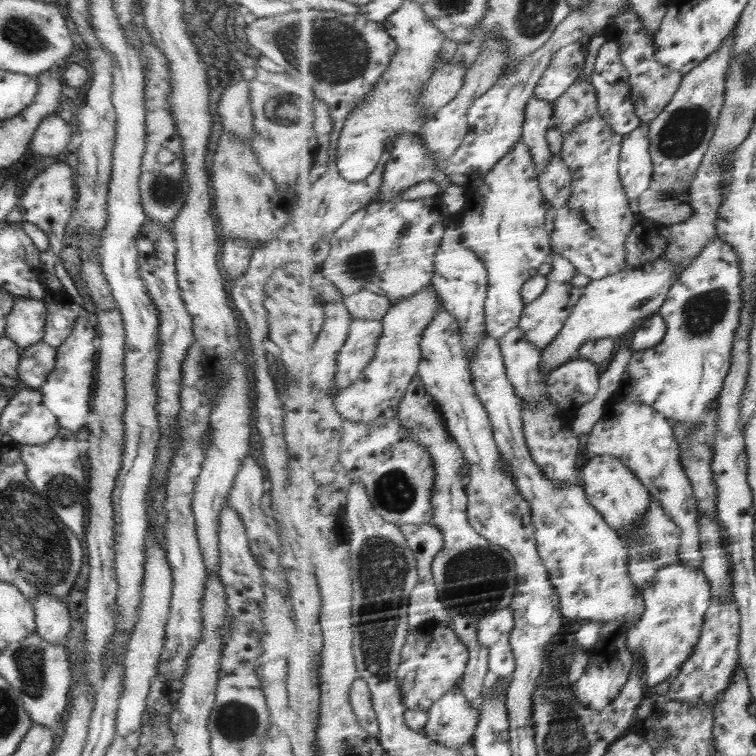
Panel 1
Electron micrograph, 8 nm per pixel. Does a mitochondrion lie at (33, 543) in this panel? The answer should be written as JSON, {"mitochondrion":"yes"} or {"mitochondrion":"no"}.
{"mitochondrion":"yes"}

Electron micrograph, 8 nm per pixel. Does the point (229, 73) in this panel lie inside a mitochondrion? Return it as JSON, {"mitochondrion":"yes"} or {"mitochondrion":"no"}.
{"mitochondrion":"no"}

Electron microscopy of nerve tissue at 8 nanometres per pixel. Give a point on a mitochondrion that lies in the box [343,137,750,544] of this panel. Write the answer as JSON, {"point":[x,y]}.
{"point":[700,316]}

